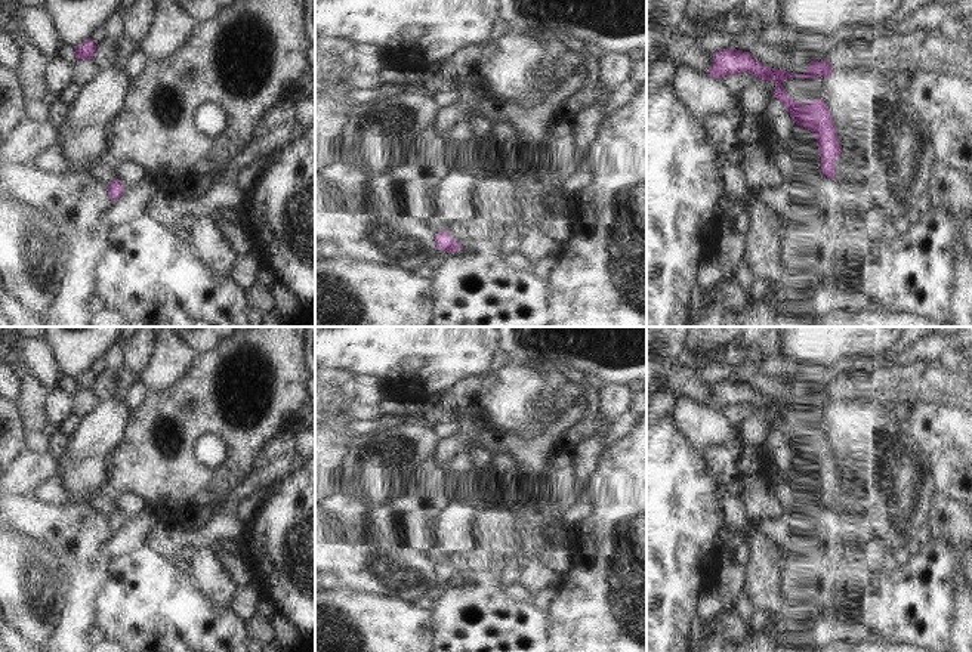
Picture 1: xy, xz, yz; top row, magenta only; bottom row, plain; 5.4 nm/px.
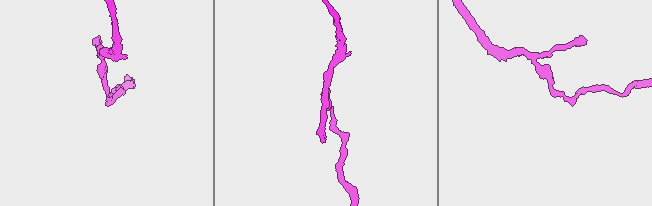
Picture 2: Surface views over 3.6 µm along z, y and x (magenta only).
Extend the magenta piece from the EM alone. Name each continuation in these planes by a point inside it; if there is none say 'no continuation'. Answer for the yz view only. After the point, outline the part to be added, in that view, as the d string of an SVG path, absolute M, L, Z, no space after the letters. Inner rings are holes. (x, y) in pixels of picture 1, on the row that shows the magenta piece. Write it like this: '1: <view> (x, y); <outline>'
no continuation

